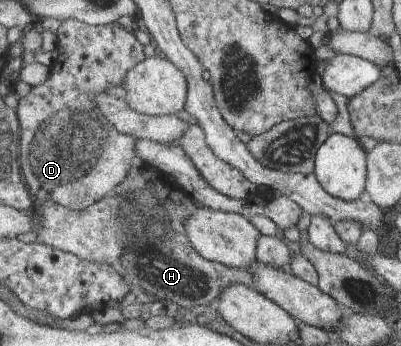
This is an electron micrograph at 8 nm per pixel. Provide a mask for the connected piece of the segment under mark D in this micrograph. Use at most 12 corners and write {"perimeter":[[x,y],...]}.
{"perimeter":[[68,18],[50,79],[18,98],[38,201],[88,210],[135,137],[95,105],[146,59],[118,23]]}

